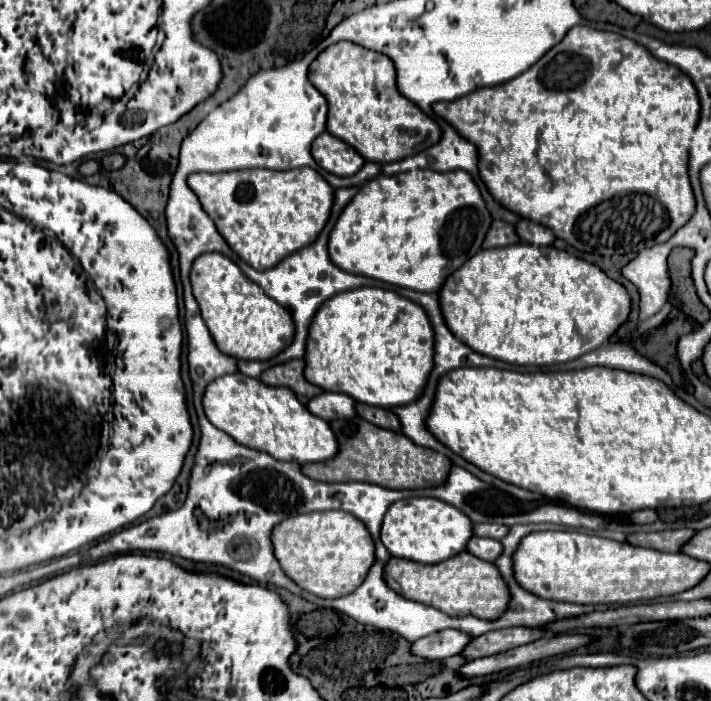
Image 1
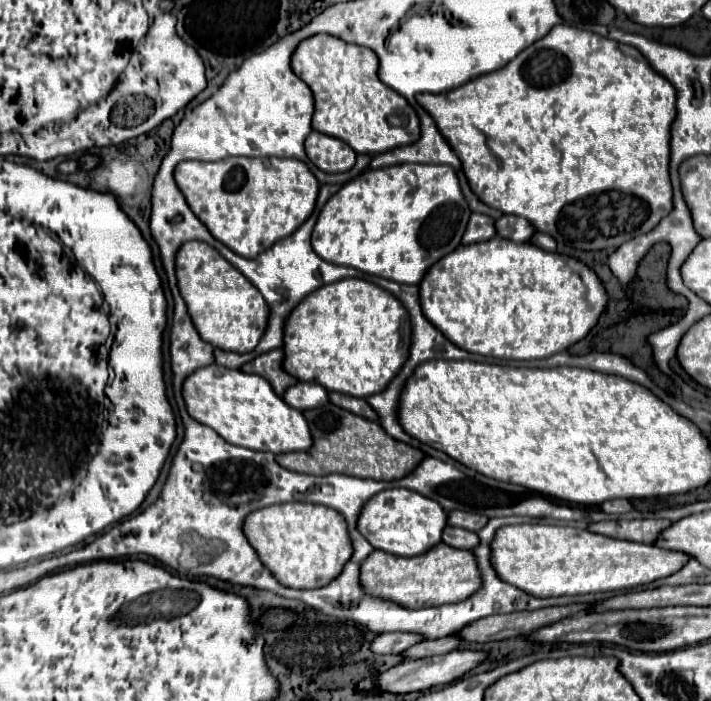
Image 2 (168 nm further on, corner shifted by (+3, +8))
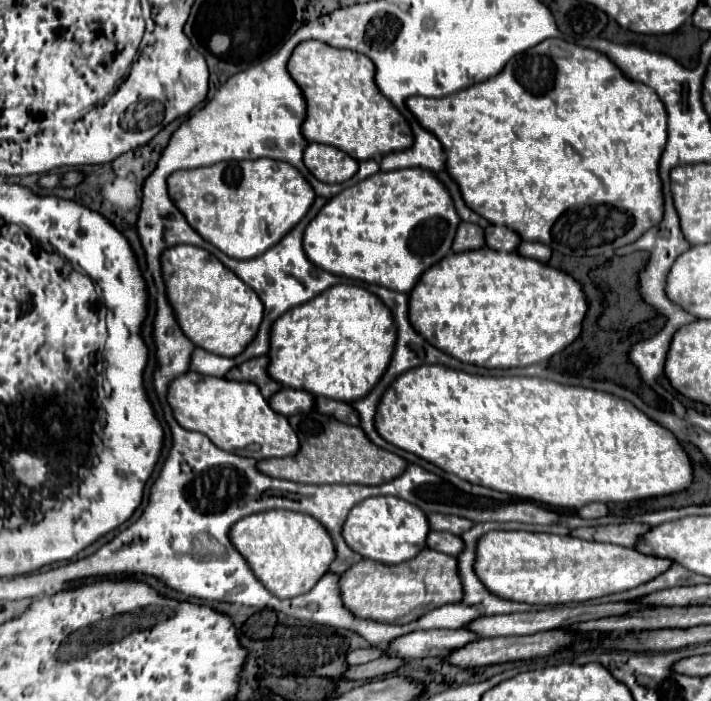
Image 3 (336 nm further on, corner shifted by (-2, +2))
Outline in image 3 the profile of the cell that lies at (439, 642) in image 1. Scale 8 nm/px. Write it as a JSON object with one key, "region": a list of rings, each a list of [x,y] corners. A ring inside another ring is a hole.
{"region":[[[370,647],[370,649],[356,649],[352,653],[348,653],[348,665],[360,665],[360,663],[368,663],[376,657],[382,657],[384,651],[382,647]]]}

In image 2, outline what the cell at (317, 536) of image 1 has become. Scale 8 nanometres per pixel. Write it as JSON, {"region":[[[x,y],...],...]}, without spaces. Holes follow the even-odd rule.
{"region":[[[283,503],[265,507],[245,519],[243,531],[277,581],[293,589],[319,589],[331,583],[333,577],[339,577],[353,555],[349,531],[341,513],[313,503]]]}

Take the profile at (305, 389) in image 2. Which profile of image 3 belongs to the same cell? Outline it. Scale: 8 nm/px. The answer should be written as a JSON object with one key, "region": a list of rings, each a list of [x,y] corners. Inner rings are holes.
{"region":[[[282,387],[278,393],[274,393],[274,397],[270,397],[270,407],[280,413],[280,415],[296,415],[296,413],[310,413],[314,399],[310,393],[302,391],[302,389],[290,389],[290,387]]]}

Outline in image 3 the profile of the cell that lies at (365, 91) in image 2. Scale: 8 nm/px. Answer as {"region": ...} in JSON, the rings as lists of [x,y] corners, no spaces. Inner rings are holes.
{"region":[[[306,41],[294,49],[288,61],[288,73],[306,101],[302,135],[310,143],[338,147],[356,161],[408,149],[414,143],[406,119],[378,91],[374,83],[374,63],[366,55],[336,49],[320,41]]]}

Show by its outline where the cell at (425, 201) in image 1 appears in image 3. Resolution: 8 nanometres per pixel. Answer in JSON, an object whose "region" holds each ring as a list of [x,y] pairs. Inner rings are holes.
{"region":[[[398,169],[390,173],[378,171],[376,175],[334,195],[304,229],[302,247],[306,257],[328,273],[410,293],[418,277],[430,265],[448,255],[458,223],[460,219],[452,205],[450,193],[434,173],[426,169]]]}

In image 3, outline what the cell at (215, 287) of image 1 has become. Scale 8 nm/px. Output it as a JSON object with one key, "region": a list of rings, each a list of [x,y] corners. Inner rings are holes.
{"region":[[[176,245],[162,251],[160,257],[162,279],[166,285],[166,297],[174,309],[174,317],[182,333],[214,355],[236,357],[254,339],[264,305],[258,295],[242,285],[242,279],[234,277],[214,255],[194,245]]]}

